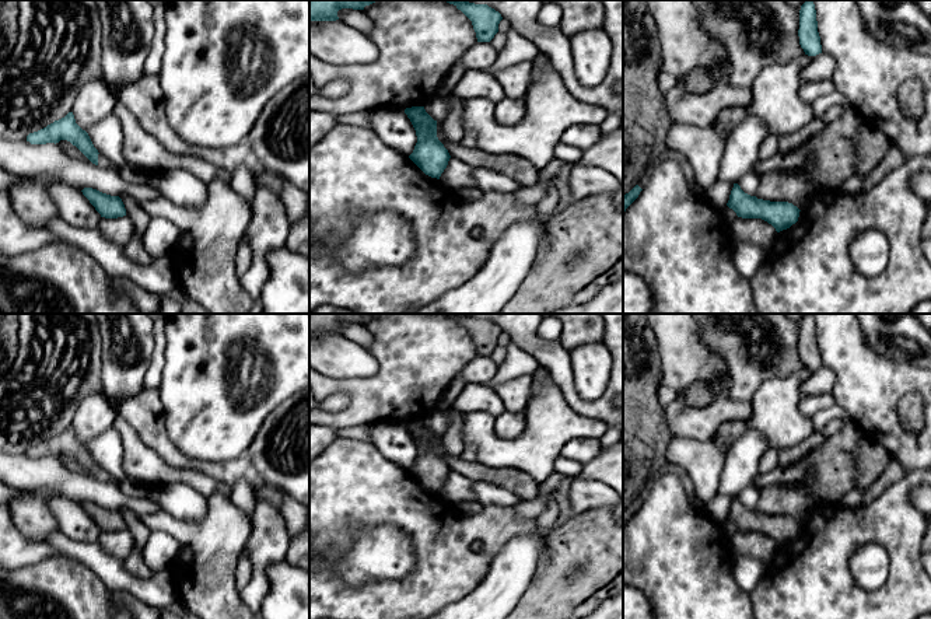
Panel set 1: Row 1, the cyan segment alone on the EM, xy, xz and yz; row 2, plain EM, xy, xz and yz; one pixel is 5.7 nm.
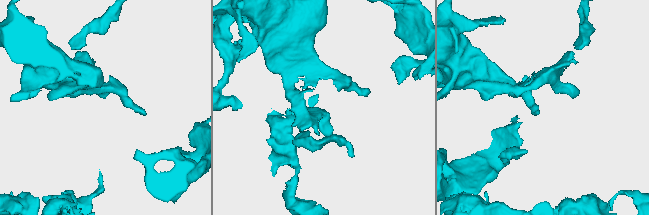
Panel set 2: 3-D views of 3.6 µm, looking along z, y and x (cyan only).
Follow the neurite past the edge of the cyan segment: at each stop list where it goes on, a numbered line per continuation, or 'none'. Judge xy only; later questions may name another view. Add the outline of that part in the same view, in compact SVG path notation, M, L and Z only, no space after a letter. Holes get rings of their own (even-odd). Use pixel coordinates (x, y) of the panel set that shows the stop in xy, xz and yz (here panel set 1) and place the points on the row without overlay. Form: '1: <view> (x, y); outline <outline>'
1: xy (102, 475); outline M101 466L98 468L98 479L102 482L112 482L115 483L113 478Z

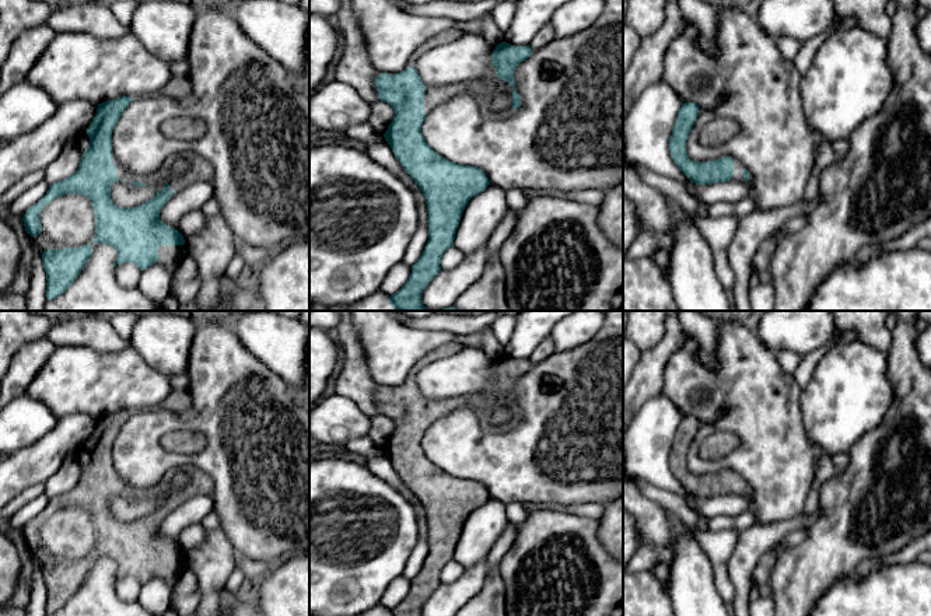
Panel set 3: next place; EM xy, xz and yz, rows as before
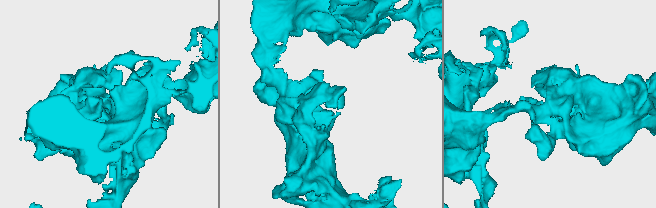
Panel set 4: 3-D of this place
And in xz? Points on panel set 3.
1: xz (423, 361); outline M423 357L423 358L420 358L416 363L416 365L412 368L412 371L410 371L409 377L407 377L407 381L414 381L417 384L417 374L419 374L420 368L424 367L424 365L427 365L430 360L431 360L431 357ZM417 384L417 388L419 388L419 384Z
2: xz (433, 410); outline M477 395L462 396L462 398L449 398L441 402L426 400L426 405L424 405L426 430L440 417L451 413L452 410L458 407L476 405L477 400L479 400Z

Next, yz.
1: yz (738, 480); outline M734 472L734 490L729 493L731 496L746 496L743 491L743 477Z

